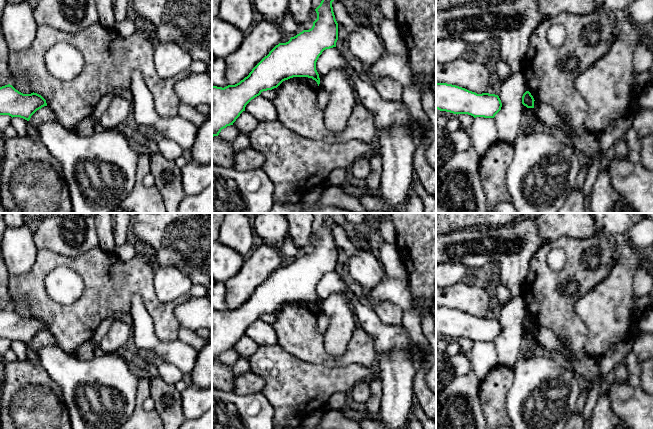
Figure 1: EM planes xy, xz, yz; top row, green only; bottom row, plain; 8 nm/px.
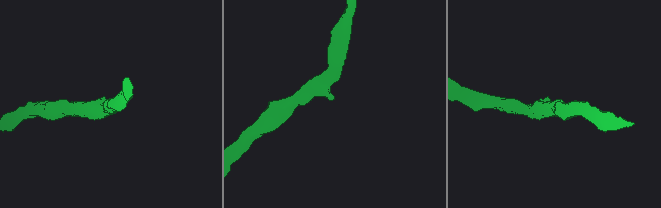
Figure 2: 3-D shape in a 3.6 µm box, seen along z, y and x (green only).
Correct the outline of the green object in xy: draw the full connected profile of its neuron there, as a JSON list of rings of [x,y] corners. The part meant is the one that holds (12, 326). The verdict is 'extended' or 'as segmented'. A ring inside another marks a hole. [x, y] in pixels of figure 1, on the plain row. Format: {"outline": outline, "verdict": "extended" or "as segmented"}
{"outline": [[[10,308],[0,311],[0,339],[29,345],[44,330],[47,330],[46,324],[37,317],[23,318]]], "verdict": "as segmented"}

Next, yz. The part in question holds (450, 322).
{"outline": [[[436,307],[436,333],[440,335],[468,338],[474,342],[494,342],[501,331],[498,319],[477,318],[456,309]]], "verdict": "as segmented"}

